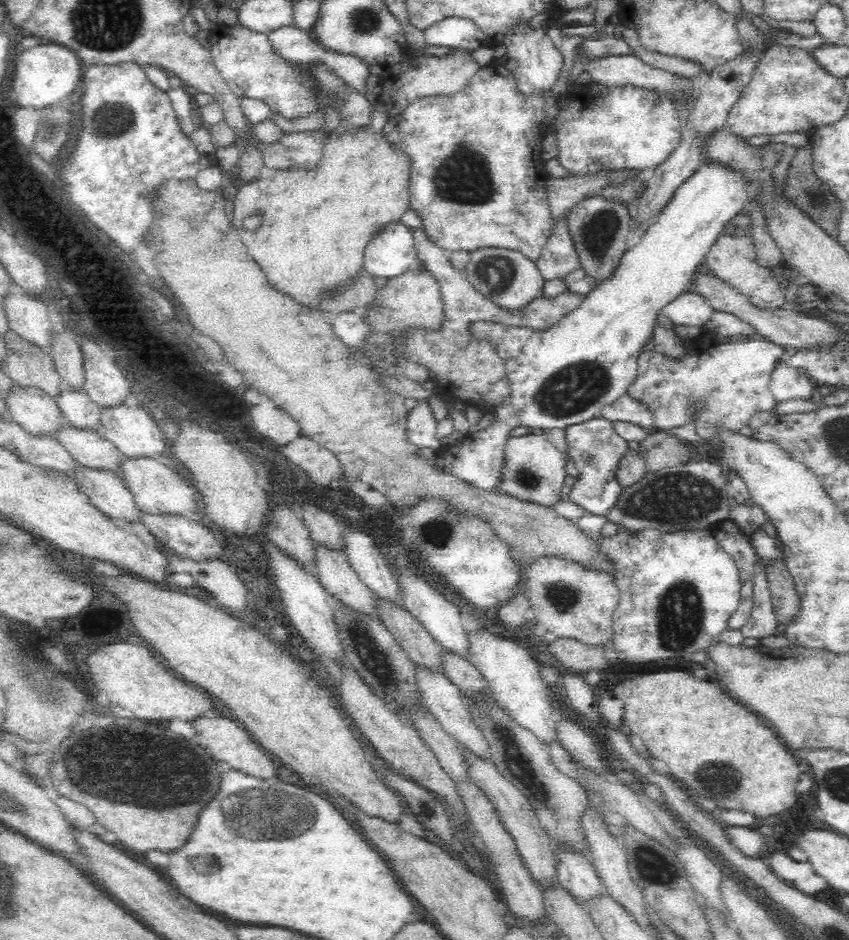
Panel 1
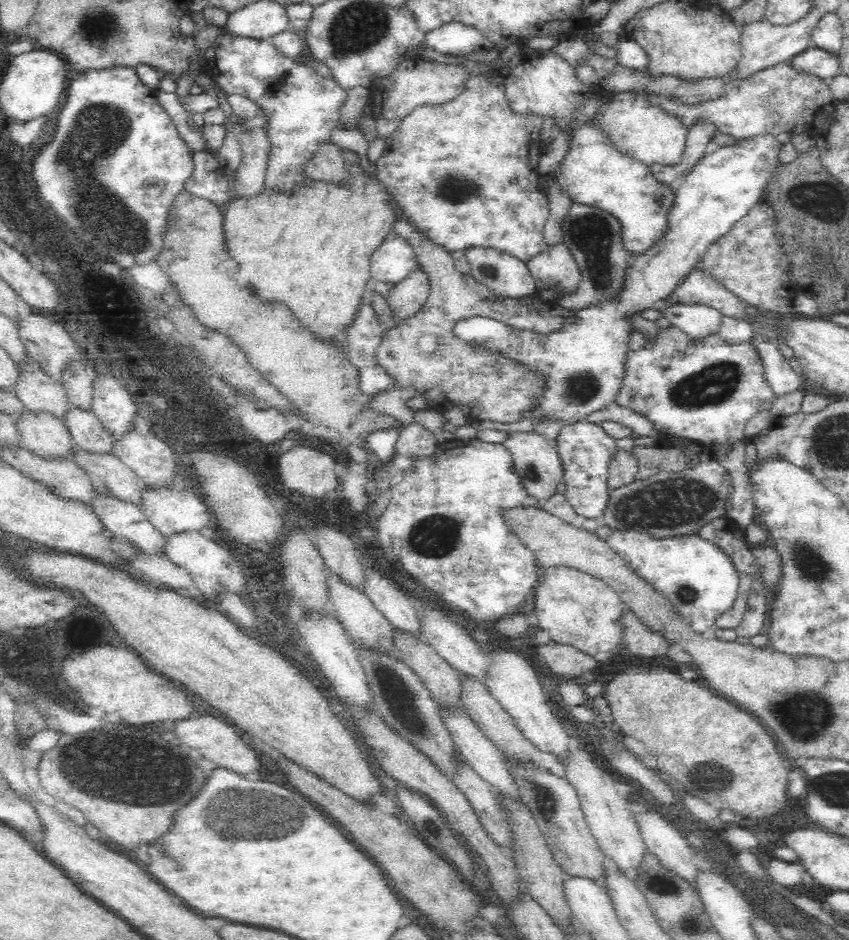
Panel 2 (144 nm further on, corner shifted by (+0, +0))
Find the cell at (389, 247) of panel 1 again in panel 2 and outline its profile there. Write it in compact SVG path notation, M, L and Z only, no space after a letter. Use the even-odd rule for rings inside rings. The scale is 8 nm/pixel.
M388 234L368 260L370 278L384 284L398 284L412 272L422 270L414 246L400 234Z

